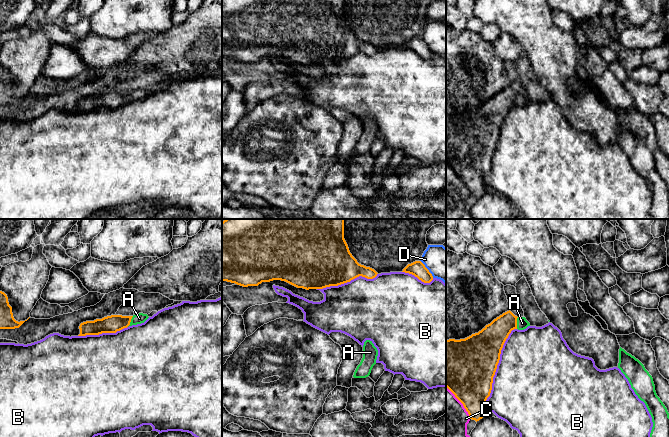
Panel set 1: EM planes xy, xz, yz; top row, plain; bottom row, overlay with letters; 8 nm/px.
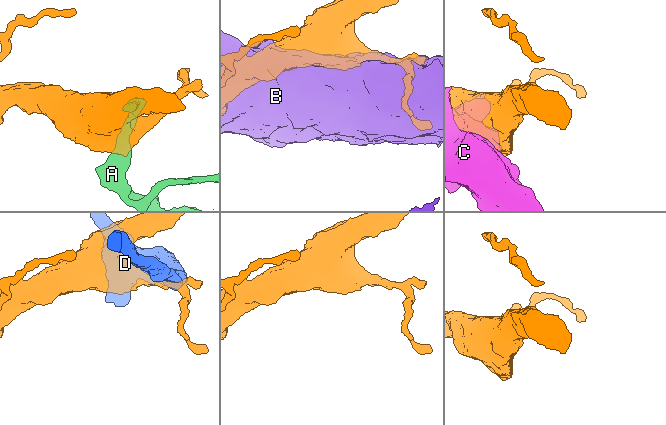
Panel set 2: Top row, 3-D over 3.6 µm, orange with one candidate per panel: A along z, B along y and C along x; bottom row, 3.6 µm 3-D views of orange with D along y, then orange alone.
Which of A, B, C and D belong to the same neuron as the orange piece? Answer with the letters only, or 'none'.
A

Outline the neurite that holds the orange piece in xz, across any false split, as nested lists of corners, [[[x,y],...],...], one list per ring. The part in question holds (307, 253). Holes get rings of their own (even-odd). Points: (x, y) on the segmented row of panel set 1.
[[[225,219],[222,222],[222,281],[248,287],[281,280],[309,290],[338,286],[359,276],[373,279],[377,274],[359,264],[350,253],[344,239],[344,219]]]

